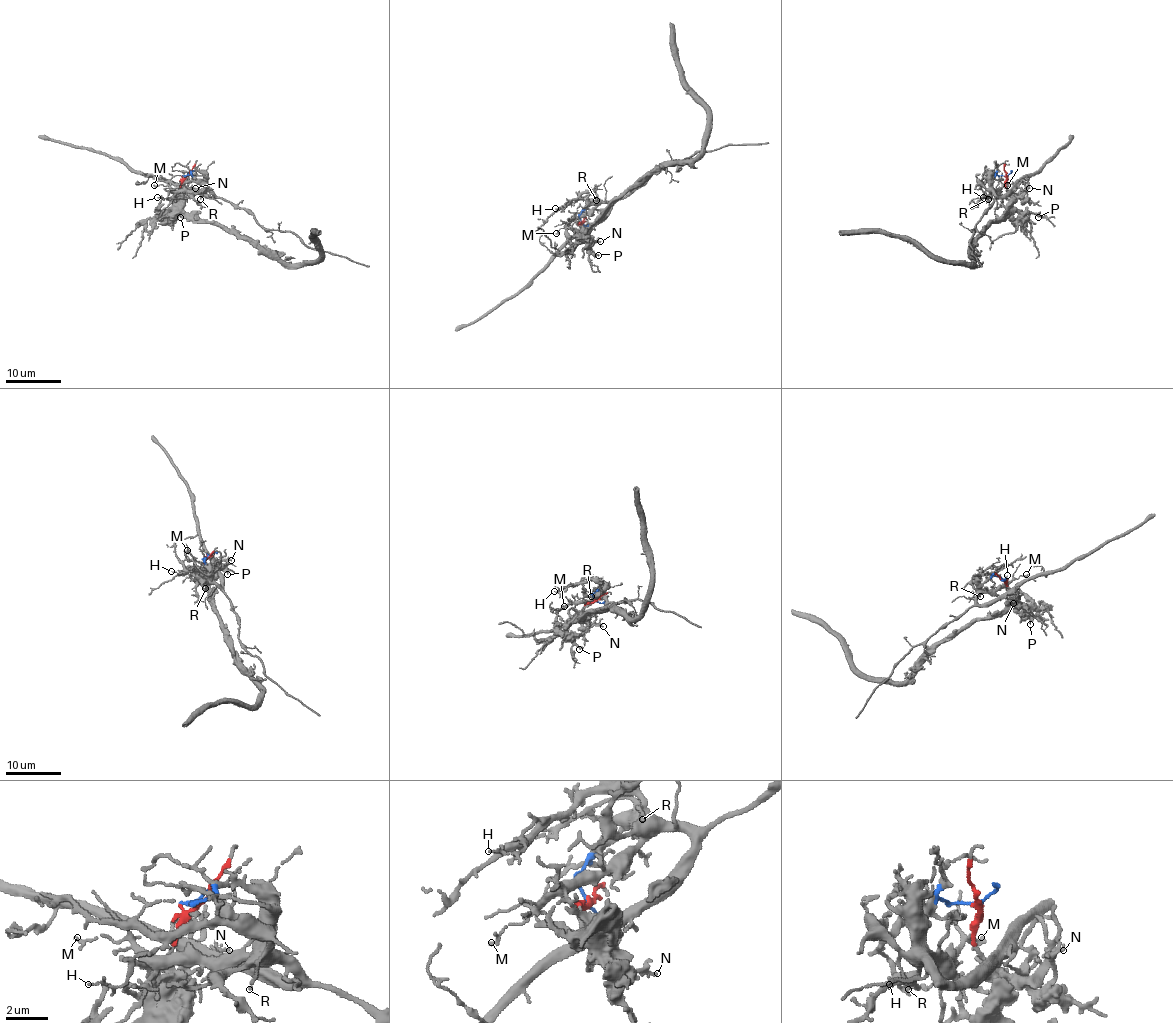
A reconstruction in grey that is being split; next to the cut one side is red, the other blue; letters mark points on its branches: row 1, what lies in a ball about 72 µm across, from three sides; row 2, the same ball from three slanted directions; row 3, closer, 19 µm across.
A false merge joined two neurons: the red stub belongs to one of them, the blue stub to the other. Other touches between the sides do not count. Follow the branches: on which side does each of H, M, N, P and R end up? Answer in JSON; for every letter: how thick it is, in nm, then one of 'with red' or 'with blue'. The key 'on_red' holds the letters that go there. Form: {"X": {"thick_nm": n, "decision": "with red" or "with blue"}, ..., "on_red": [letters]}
{"H": {"thick_nm": 100, "decision": "with blue"}, "M": {"thick_nm": 170, "decision": "with blue"}, "N": {"thick_nm": 200, "decision": "with red"}, "P": {"thick_nm": 130, "decision": "with red"}, "R": {"thick_nm": 100, "decision": "with blue"}, "on_red": ["N", "P"]}

